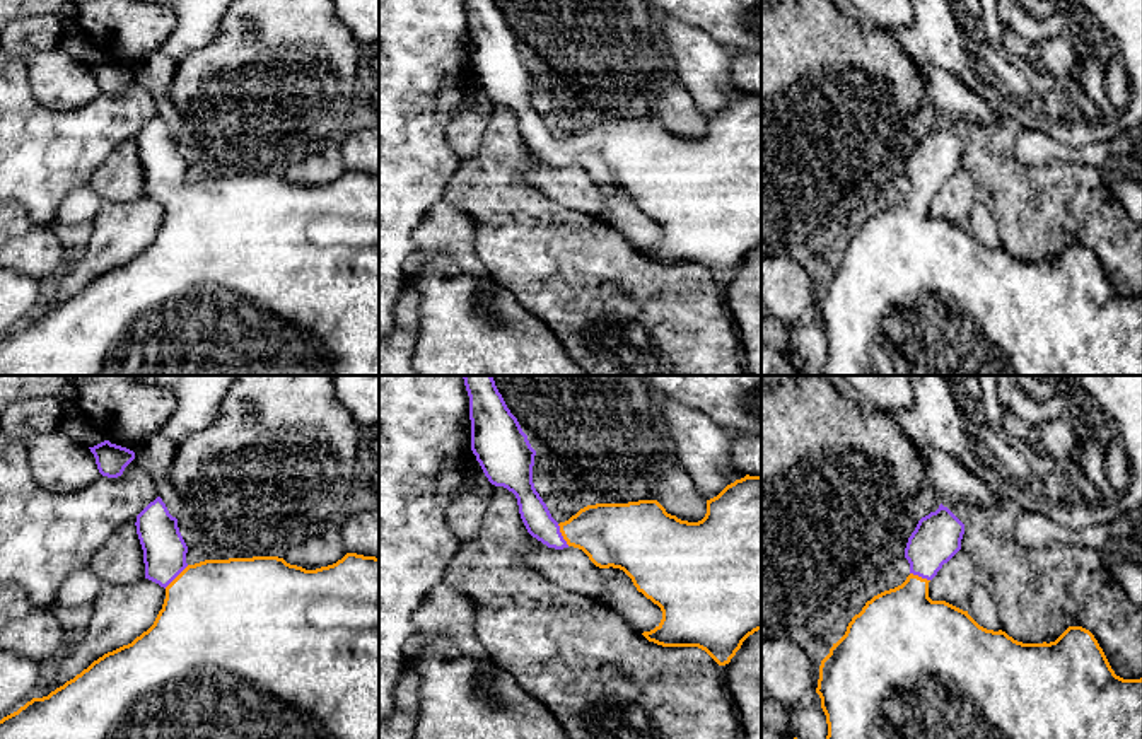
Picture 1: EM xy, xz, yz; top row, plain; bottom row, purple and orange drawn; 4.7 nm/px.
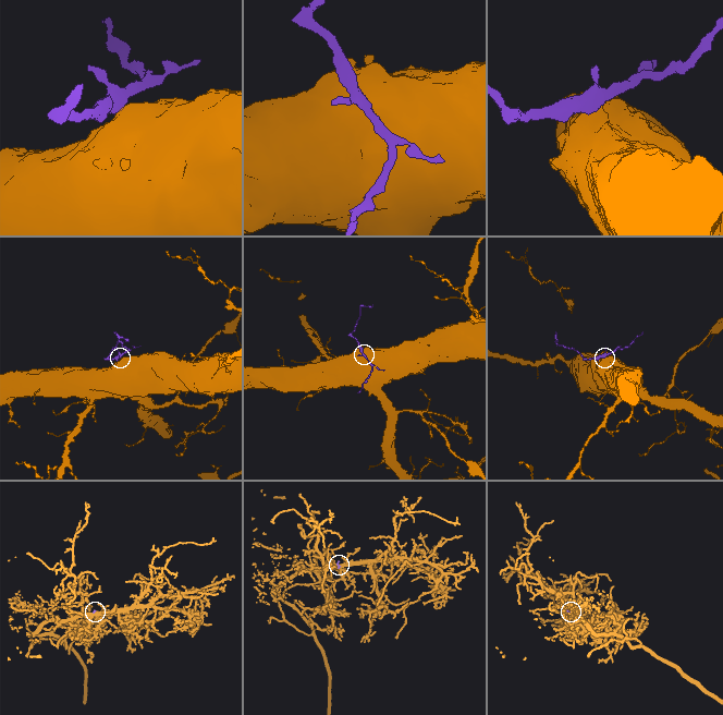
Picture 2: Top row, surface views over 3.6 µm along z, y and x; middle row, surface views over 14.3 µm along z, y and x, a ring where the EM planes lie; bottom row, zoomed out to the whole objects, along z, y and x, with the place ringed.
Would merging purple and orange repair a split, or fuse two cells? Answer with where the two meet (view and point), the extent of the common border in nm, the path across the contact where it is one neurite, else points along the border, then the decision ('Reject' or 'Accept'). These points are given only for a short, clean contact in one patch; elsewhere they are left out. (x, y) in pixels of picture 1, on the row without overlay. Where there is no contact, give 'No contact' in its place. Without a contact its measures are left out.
Touches purple at xy (176, 193). Shared border 160 nm. Path across: xy (164, 168), (164, 180), (176, 193), (215, 229). Accept

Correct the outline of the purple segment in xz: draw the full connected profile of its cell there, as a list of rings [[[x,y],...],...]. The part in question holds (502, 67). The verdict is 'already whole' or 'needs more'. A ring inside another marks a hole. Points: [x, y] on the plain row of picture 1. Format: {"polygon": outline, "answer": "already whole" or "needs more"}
{"polygon": [[[464,0],[469,14],[471,68],[485,94],[495,104],[504,104],[517,116],[521,137],[527,150],[548,166],[568,164],[582,167],[599,186],[620,186],[638,210],[662,229],[661,241],[642,253],[662,265],[698,265],[719,283],[725,283],[743,259],[761,247],[761,94],[746,92],[727,102],[717,114],[707,118],[707,131],[698,140],[681,138],[666,130],[657,118],[628,121],[596,121],[580,126],[565,140],[556,140],[533,101],[536,68],[522,49],[517,36],[507,26],[495,0]]], "answer": "needs more"}

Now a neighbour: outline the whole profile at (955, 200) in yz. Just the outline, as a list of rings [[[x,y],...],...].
[[[959,167],[929,200],[929,215],[968,229],[975,203],[971,176],[966,169]]]

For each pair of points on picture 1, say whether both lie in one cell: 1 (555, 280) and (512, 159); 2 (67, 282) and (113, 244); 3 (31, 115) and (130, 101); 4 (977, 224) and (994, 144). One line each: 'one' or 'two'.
1: one
2: one
3: one
4: two

